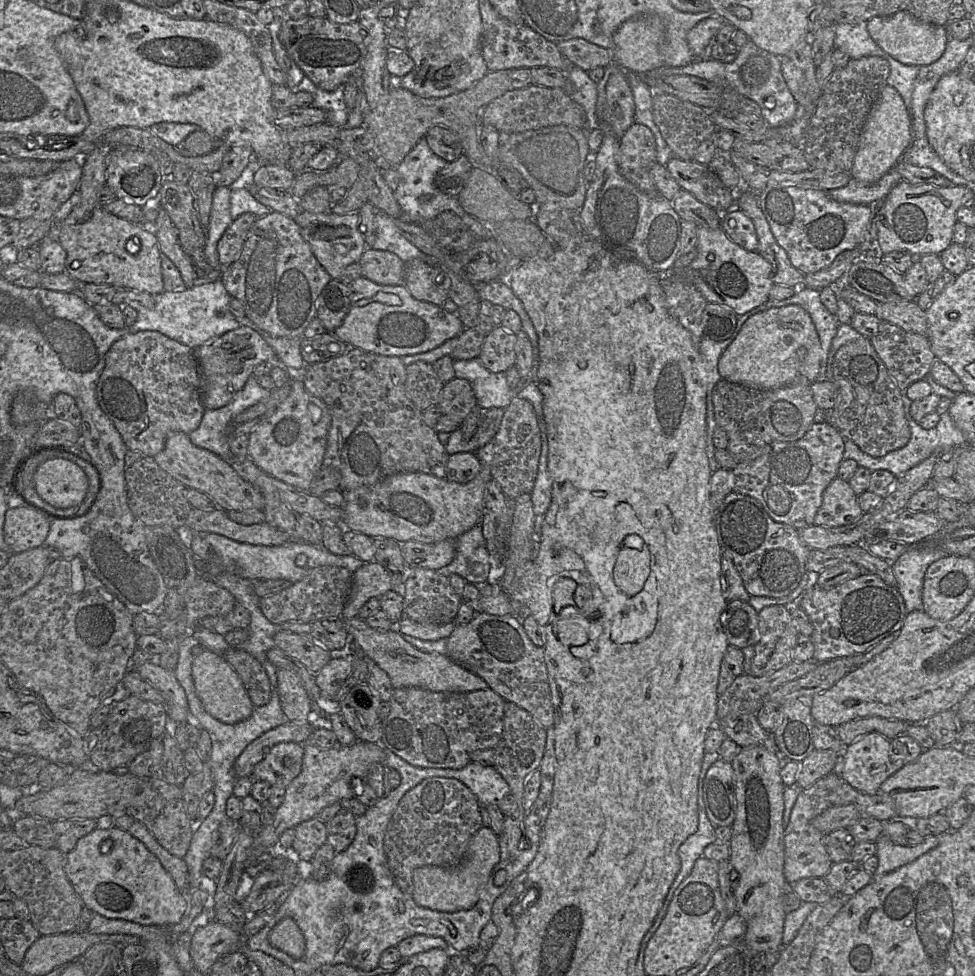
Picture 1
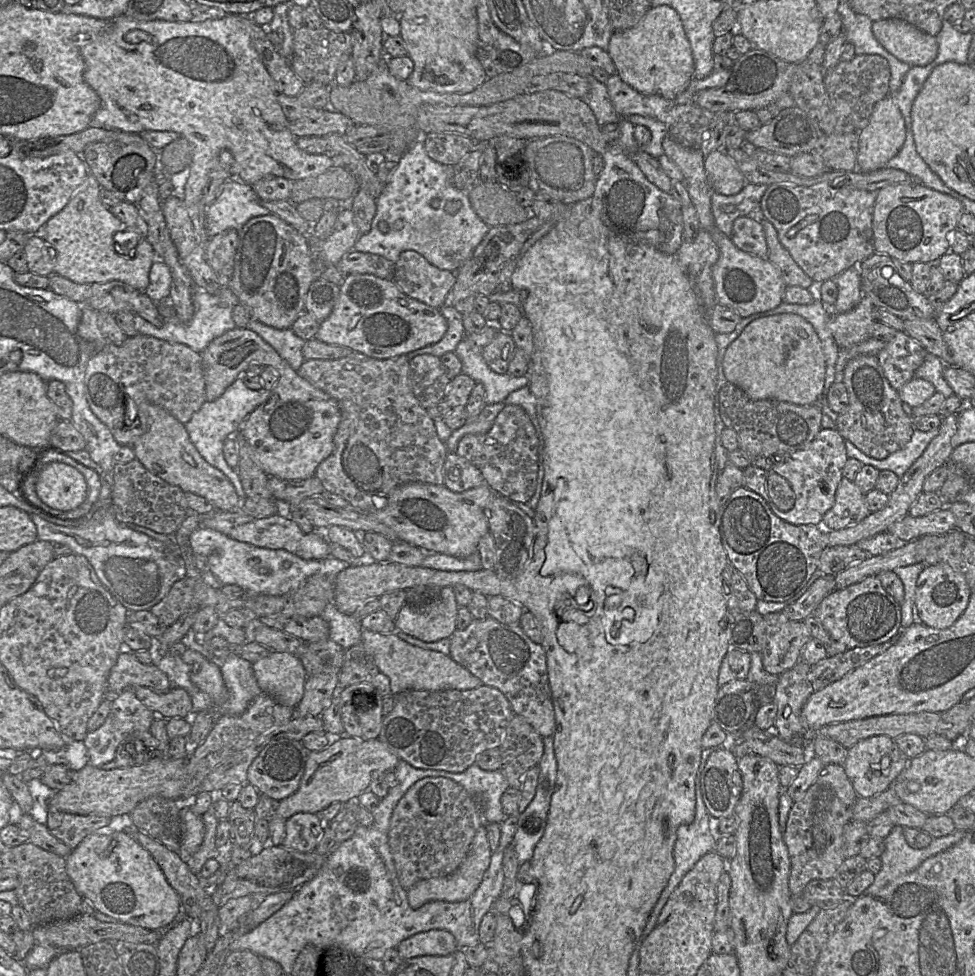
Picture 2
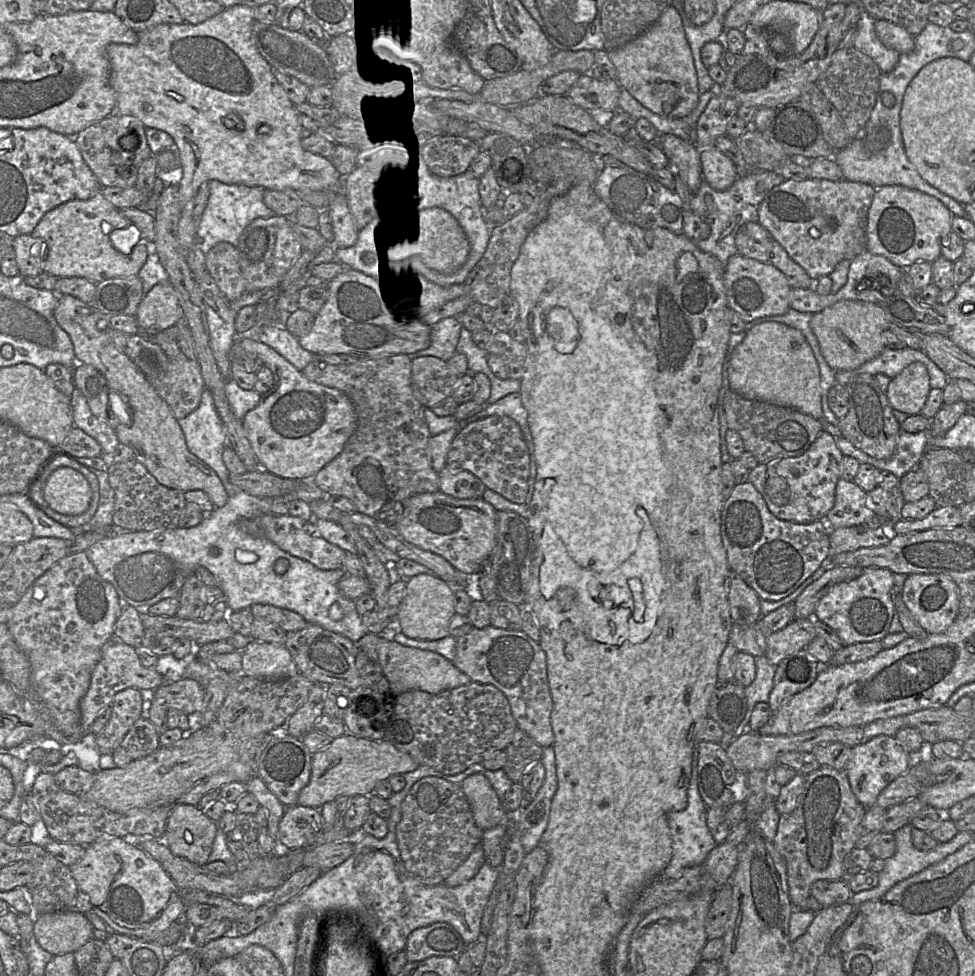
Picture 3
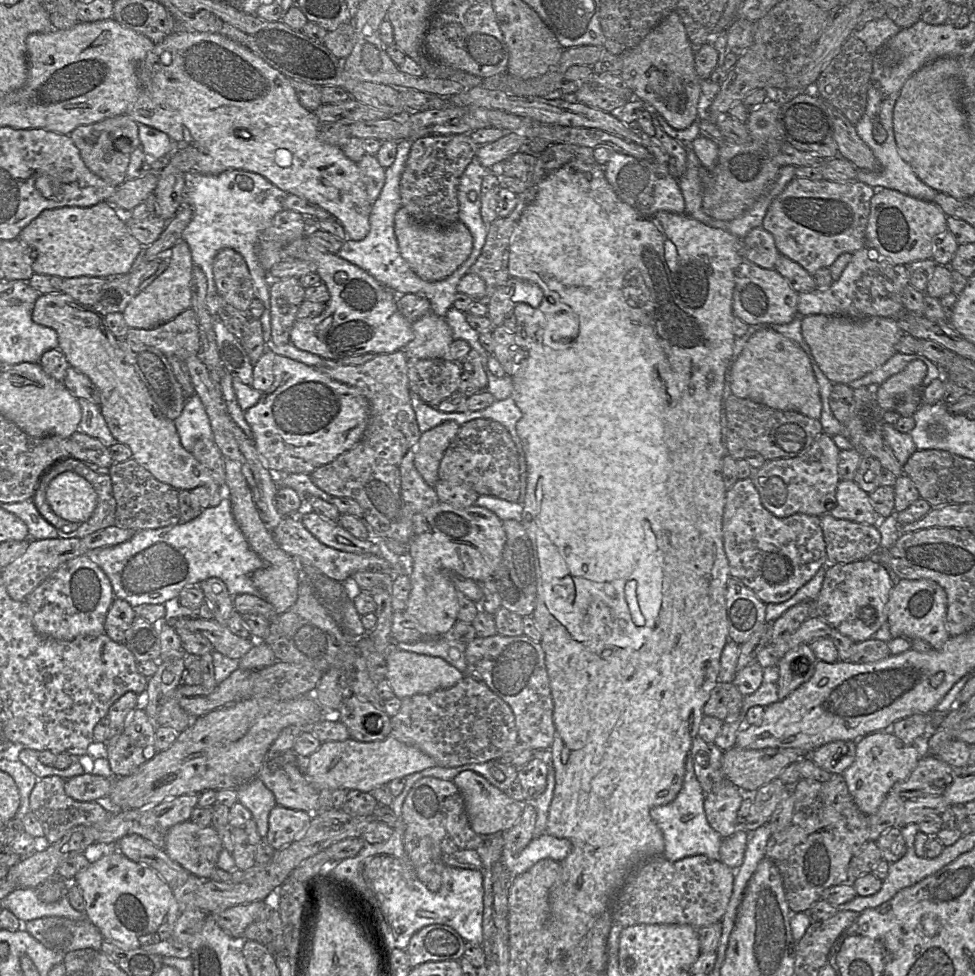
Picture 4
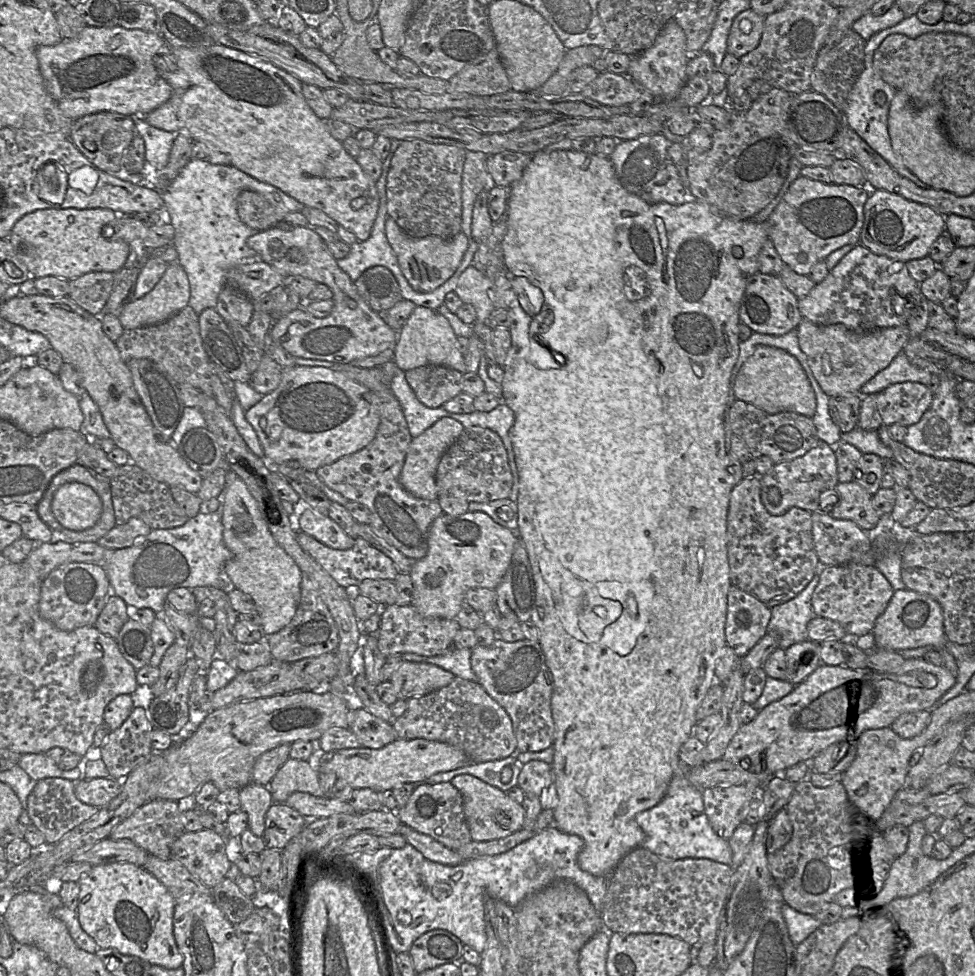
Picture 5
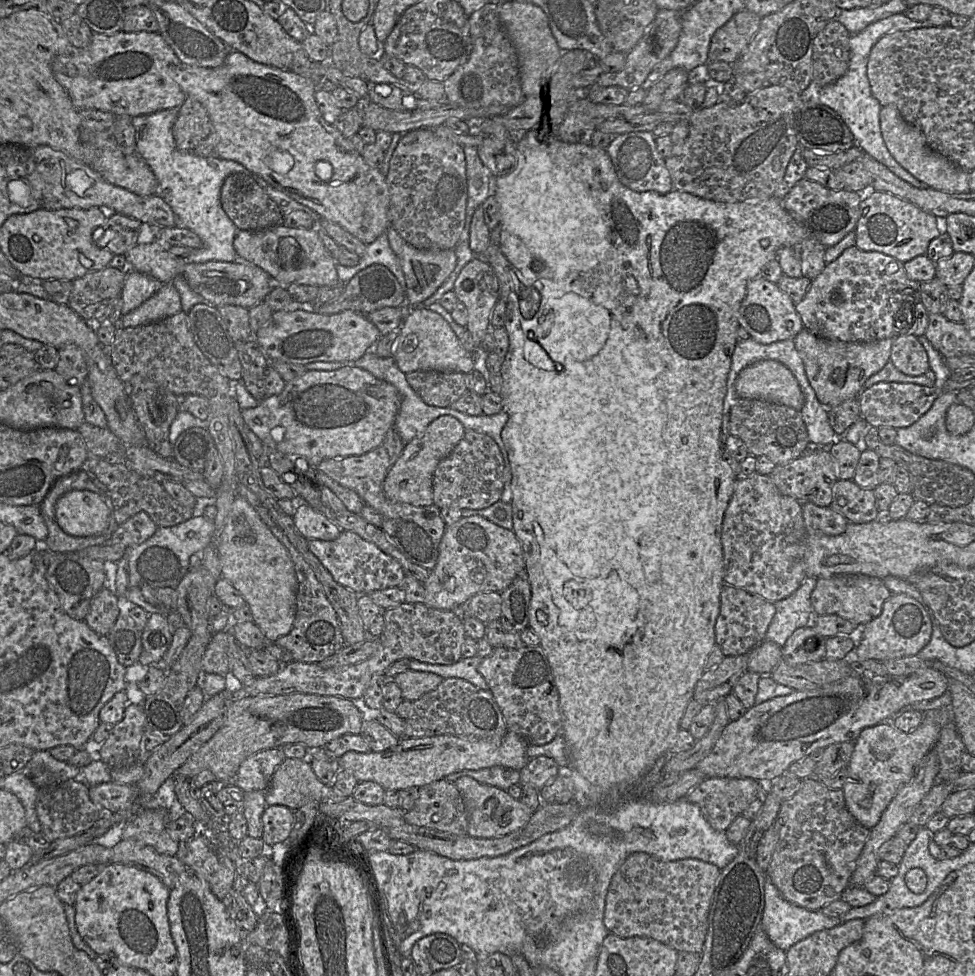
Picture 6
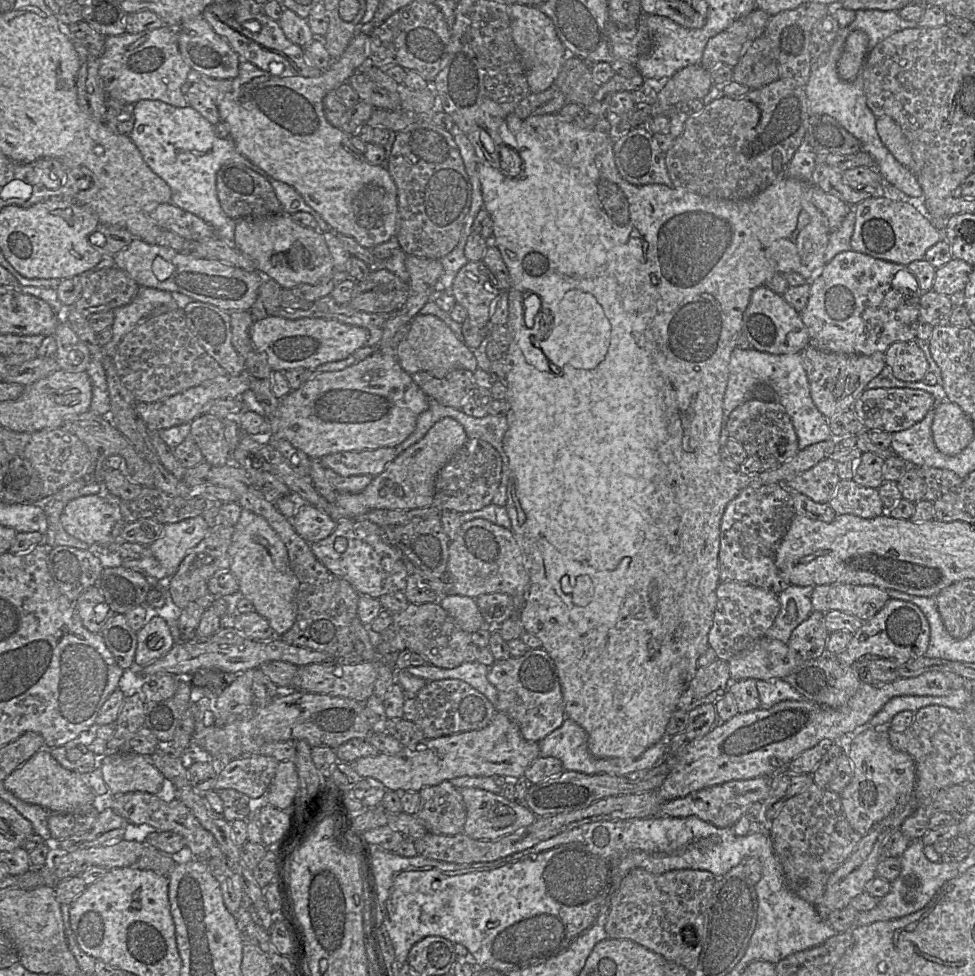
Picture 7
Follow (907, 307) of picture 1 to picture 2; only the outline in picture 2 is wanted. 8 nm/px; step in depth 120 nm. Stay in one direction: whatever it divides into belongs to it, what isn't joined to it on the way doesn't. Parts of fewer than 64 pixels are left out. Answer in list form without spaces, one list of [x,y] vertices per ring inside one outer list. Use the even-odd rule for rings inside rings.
[[[917,318],[903,322],[903,331],[918,341],[928,354],[937,356],[945,366],[953,366],[949,349],[935,318]]]

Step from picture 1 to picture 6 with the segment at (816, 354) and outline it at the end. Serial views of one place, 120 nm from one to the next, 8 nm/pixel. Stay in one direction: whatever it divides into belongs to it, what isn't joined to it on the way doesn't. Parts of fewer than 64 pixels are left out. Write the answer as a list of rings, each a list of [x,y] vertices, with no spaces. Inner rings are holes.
[[[761,360],[745,367],[737,376],[739,398],[758,399],[800,411],[805,398],[793,373],[775,360]]]

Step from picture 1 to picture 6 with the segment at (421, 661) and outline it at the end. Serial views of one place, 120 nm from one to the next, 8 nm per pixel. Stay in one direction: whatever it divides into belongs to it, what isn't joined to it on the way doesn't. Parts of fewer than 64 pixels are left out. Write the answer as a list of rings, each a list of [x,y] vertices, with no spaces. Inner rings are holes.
[[[408,669],[397,674],[393,680],[400,688],[403,699],[413,702],[437,688],[443,678],[431,672]]]

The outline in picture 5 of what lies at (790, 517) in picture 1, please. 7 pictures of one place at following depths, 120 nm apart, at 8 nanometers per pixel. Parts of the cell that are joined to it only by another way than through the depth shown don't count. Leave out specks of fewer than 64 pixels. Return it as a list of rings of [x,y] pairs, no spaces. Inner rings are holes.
[[[819,441],[817,446],[805,455],[791,461],[774,464],[770,471],[760,476],[761,502],[766,510],[771,515],[779,516],[790,508],[797,507],[811,513],[830,515],[839,502],[836,491],[839,481],[834,447]]]

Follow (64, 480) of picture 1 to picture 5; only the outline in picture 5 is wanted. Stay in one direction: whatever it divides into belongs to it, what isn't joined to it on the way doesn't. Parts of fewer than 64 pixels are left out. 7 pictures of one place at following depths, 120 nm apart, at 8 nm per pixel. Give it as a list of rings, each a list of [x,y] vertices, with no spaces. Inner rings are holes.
[[[67,483],[54,494],[51,508],[64,528],[83,531],[99,520],[102,501],[91,487],[81,483]]]

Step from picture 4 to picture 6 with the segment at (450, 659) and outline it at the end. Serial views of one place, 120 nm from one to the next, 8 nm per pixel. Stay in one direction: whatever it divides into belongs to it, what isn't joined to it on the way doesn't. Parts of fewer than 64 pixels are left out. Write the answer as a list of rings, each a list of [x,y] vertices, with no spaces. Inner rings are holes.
[[[473,656],[461,658],[458,662],[451,665],[429,664],[410,659],[409,668],[414,671],[431,672],[439,675],[443,679],[461,678],[482,690],[489,690],[489,686],[483,676],[478,672],[478,666],[482,658]]]

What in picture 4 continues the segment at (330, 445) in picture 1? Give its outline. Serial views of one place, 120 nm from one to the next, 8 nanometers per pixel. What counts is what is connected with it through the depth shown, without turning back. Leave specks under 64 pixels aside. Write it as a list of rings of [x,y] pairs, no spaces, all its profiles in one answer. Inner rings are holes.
[[[403,350],[390,354],[378,354],[361,365],[342,365],[336,360],[322,358],[316,367],[331,379],[357,388],[368,400],[370,416],[360,441],[351,449],[339,455],[332,462],[311,473],[312,482],[332,497],[349,497],[363,509],[363,521],[380,536],[394,539],[408,545],[413,536],[413,517],[439,502],[434,487],[429,486],[414,465],[414,452],[421,436],[416,415],[411,405],[408,358]]]

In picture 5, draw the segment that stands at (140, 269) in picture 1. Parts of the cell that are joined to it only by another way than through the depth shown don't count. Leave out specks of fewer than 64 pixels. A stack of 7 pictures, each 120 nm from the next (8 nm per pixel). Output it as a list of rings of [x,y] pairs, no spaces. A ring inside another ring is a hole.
[[[108,208],[40,209],[20,218],[8,240],[17,257],[27,266],[30,278],[55,276],[72,280],[89,272],[117,273],[124,268],[131,245],[121,239],[107,239],[102,232],[118,216]]]

